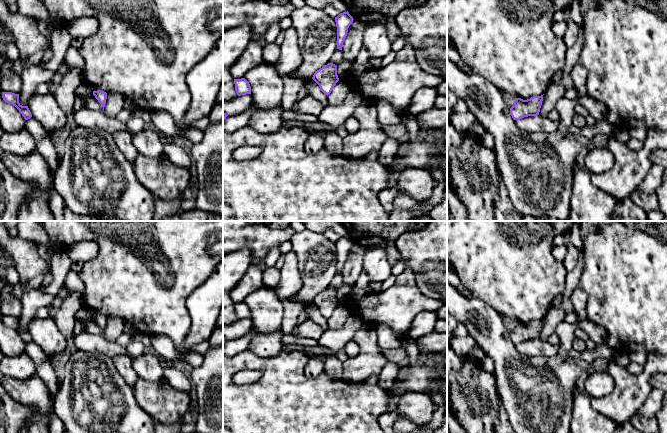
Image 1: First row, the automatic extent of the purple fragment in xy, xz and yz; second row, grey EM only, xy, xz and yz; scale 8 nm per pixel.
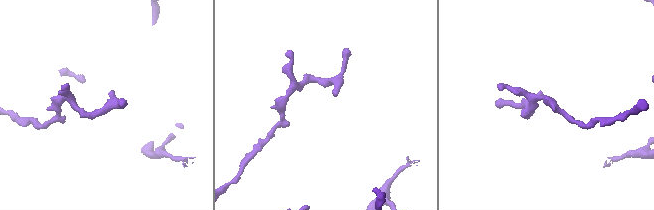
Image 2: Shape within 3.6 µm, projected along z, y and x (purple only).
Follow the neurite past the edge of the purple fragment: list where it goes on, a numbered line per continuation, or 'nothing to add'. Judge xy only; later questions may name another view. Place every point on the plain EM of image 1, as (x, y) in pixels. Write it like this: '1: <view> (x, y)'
nothing to add

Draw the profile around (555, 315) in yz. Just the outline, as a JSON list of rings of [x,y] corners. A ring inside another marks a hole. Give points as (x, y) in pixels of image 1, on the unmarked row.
[[[559,294],[555,297],[547,315],[543,319],[543,325],[539,339],[547,340],[548,337],[555,332],[557,325],[564,321],[565,313],[562,309],[563,295]]]

